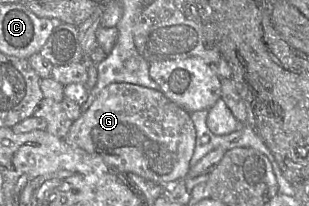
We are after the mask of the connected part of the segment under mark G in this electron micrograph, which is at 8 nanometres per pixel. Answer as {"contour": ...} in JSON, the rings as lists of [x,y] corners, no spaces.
{"contour":[[[112,83],[100,92],[88,110],[73,121],[64,140],[101,158],[119,172],[134,173],[159,185],[172,185],[188,177],[196,130],[190,112],[170,101],[161,91],[130,83]]]}

